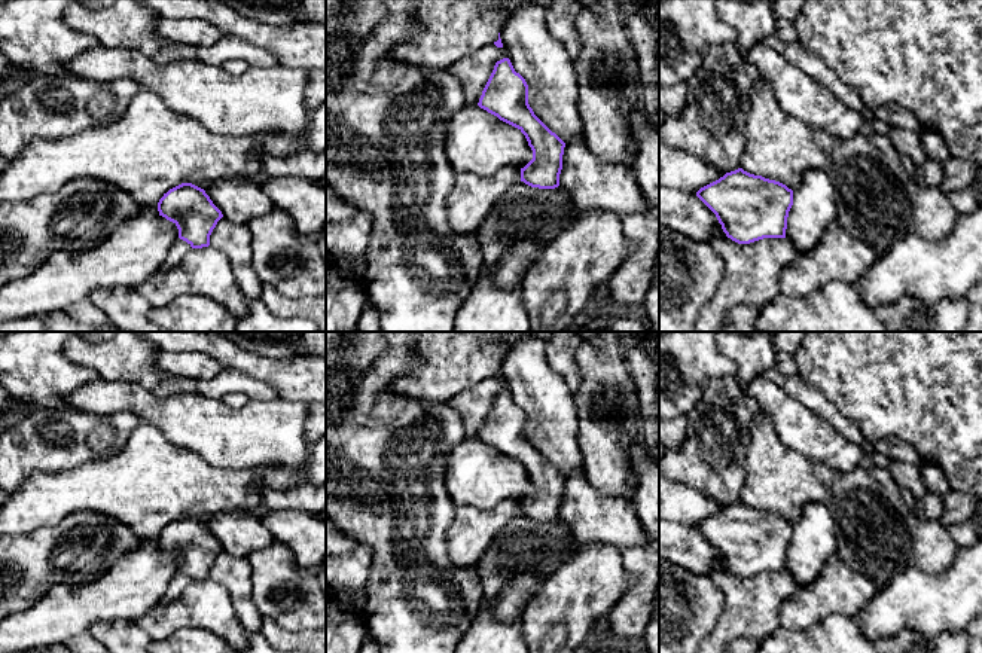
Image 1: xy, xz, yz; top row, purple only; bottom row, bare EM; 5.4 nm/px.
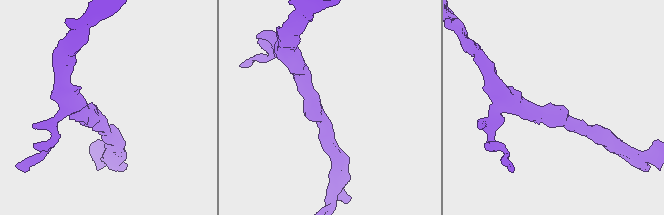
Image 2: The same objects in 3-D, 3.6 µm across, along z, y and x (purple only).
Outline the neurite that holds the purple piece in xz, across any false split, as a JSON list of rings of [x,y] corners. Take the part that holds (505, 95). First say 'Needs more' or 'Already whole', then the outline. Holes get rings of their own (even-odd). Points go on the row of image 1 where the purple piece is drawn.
Already whole. [[[509,58],[495,62],[478,106],[525,135],[533,159],[521,168],[521,181],[539,189],[558,187],[565,143],[534,115],[528,85]]]

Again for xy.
Already whole. [[[182,183],[164,193],[158,211],[177,226],[179,238],[192,248],[208,247],[210,235],[223,217],[205,190],[192,183]]]

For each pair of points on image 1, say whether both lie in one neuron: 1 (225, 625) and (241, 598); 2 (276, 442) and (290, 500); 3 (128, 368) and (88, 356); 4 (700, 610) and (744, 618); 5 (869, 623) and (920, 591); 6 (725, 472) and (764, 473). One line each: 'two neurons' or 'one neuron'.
1: two neurons
2: two neurons
3: one neuron
4: two neurons
5: one neuron
6: two neurons

